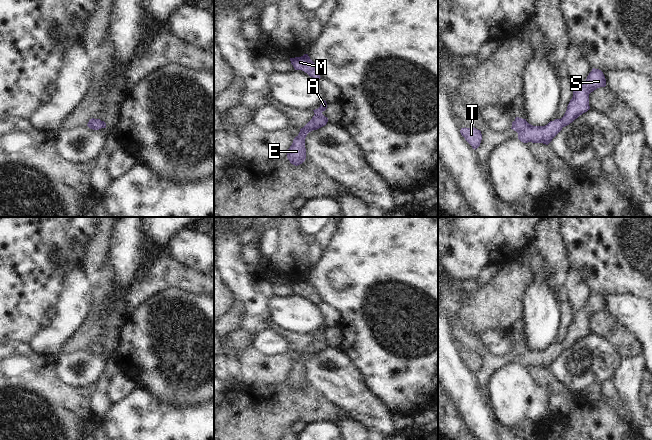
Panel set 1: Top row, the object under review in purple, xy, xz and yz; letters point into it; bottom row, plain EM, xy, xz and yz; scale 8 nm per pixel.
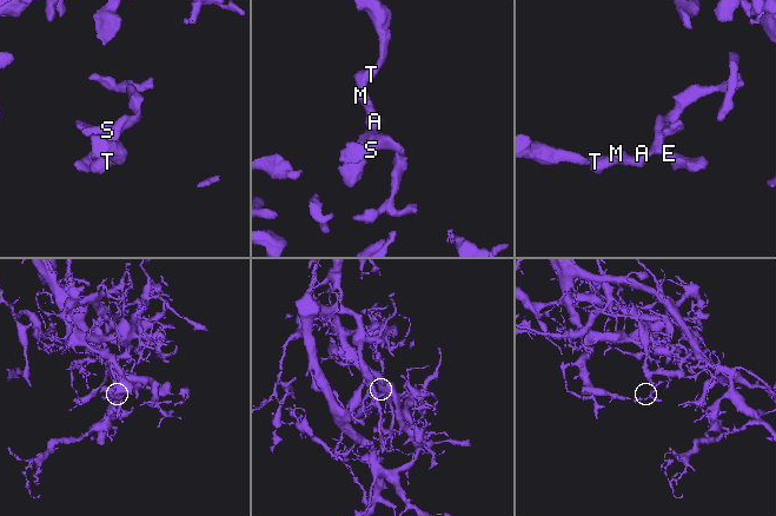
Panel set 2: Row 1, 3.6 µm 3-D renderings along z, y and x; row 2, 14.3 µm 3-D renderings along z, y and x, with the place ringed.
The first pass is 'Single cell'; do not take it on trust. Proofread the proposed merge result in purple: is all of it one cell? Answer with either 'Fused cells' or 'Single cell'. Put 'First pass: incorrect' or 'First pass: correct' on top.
First pass: correct
Single cell.

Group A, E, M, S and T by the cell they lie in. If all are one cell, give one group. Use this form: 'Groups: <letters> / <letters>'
Groups: A E M S T.

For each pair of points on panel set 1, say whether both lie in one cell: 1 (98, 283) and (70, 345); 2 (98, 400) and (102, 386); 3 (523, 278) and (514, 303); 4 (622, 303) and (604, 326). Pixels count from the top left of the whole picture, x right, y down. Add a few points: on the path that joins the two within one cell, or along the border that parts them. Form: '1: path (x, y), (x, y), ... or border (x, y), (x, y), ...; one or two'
1: path (99, 299), (99, 318), (86, 331); one
2: path (100, 397), (101, 389); one
3: path (517, 284), (514, 287), (514, 297); one
4: border (605, 310), (630, 331); two

